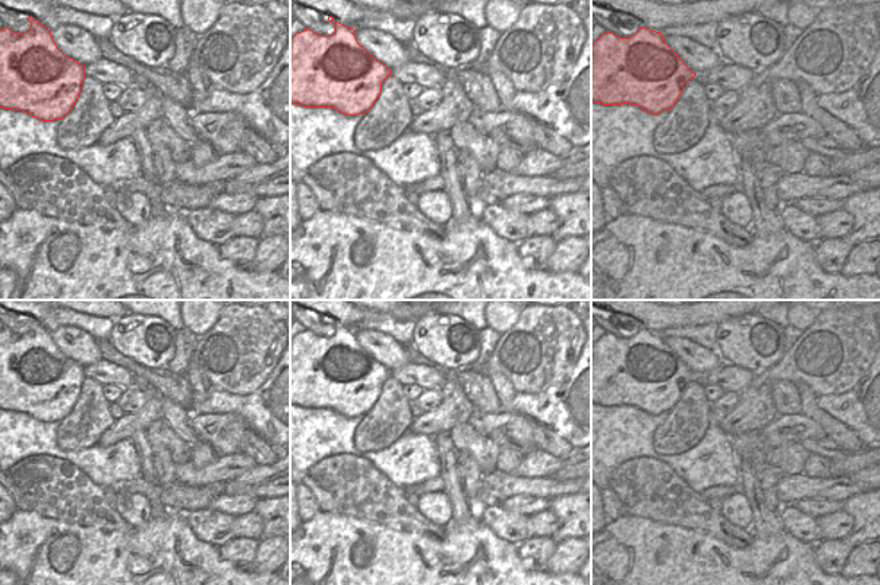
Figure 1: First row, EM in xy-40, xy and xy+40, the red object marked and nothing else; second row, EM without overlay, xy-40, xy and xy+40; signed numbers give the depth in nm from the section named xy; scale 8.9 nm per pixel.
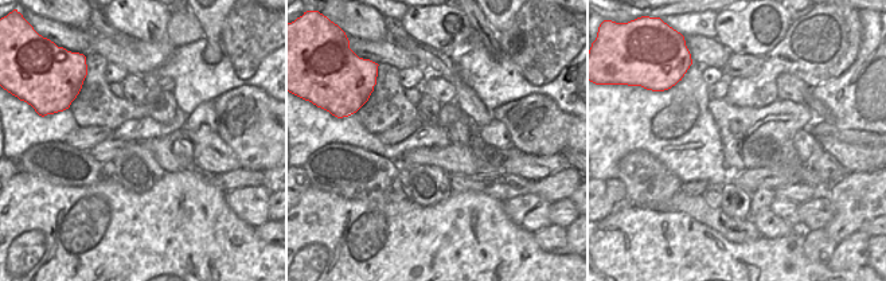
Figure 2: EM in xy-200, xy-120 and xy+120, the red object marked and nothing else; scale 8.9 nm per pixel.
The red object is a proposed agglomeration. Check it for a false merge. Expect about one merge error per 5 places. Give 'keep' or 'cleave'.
cleave

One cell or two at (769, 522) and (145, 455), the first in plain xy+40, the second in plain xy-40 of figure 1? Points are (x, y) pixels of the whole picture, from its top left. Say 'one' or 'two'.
one

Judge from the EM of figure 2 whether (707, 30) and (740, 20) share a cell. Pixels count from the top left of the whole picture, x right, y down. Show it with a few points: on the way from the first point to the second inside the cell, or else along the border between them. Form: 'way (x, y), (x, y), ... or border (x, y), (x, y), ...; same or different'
border (717, 14), (715, 38); different

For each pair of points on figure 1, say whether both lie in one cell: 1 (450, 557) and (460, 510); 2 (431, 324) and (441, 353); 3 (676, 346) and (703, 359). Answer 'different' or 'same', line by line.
1: different
2: same
3: same

